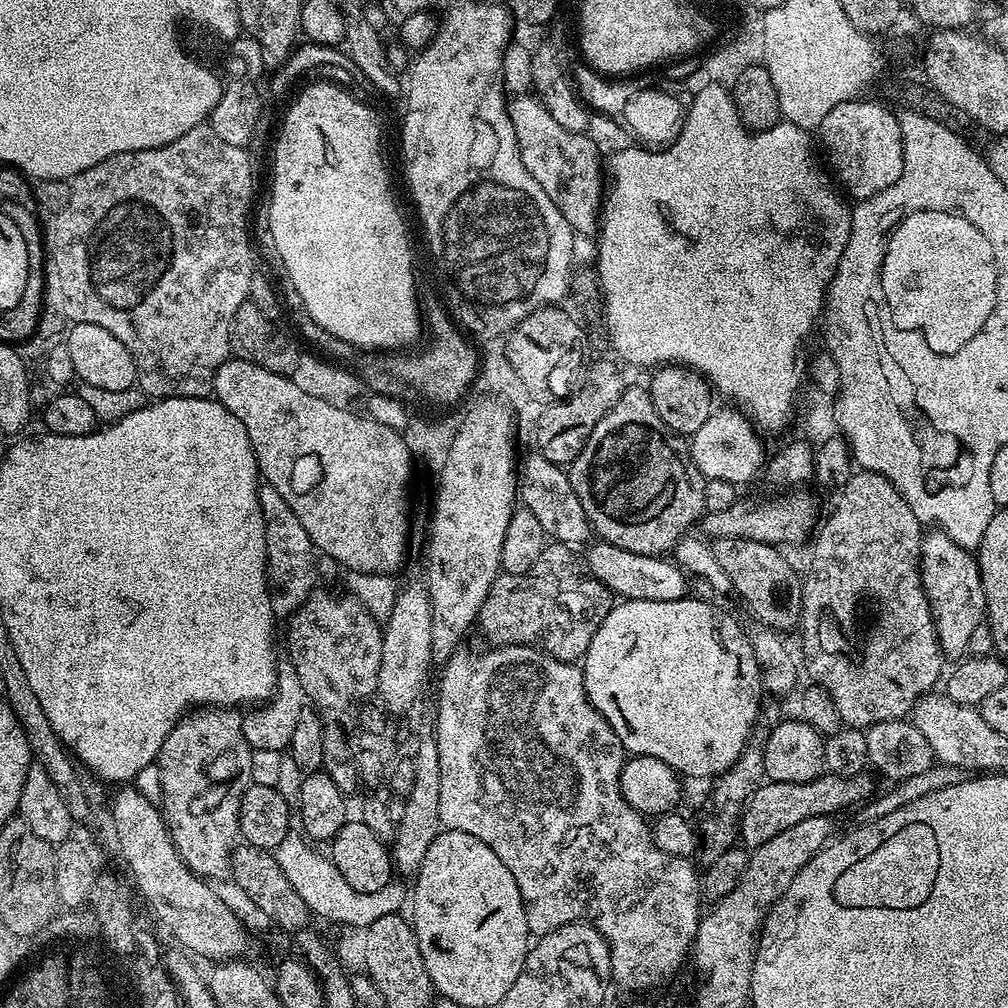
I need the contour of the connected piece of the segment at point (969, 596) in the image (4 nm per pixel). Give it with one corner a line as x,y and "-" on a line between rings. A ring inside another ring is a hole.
925,531
920,541
920,584
924,587
924,597
932,611
932,621
945,657
963,657
970,646
971,632
986,620
977,557
971,551
957,548
944,532

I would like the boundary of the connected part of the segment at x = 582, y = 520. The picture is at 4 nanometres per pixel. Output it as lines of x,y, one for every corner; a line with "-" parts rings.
539,452
523,457
517,471
517,491
523,507
534,514
549,539
569,546
582,546
591,539
592,531
585,511
561,465
550,462

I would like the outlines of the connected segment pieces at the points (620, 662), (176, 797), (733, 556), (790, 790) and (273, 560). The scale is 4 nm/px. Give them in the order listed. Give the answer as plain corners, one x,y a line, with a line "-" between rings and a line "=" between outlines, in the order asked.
685,598
674,602
621,599
619,602
613,603
609,613
606,614
589,642
589,648
583,654
584,690
588,695
588,701
595,706
598,714
602,714
602,718
614,730
614,734
619,738
625,753
632,756
658,758
684,778
687,776
715,778
732,767
735,760
742,754
753,729
761,719
760,694
762,695
762,687
758,664
755,661
750,642
747,641
741,621
736,621
732,616
723,616
714,605
707,604
704,600
692,599
=
200,706
181,716
179,722
166,734
155,767
160,767
160,800
162,815
176,853
195,876
216,882
227,877
232,862
232,850
237,847
240,830
240,799
253,783
251,756
254,749
243,736
244,716
236,708
=
722,536
711,541
714,558
722,566
726,575
733,583
733,593
744,599
744,604
749,608
751,619
764,623
779,634
786,634
800,623
800,601
802,599
802,580
792,569
792,564
783,556
779,547
767,544
761,540
747,540
741,536
=
863,771
856,776
835,776
821,774
810,782
764,782
748,800
744,812
740,816
738,836
743,847
755,850
774,834
782,834
790,826
798,826
798,822
806,822
806,818
815,816
835,817
836,812
848,808
851,804
860,806
873,795
872,780
869,773
=
267,482
260,485
260,505
266,530
266,558
268,559
268,593
273,617
287,618
300,607
300,604
317,587
316,547
310,542
298,514
286,506
286,498
274,490

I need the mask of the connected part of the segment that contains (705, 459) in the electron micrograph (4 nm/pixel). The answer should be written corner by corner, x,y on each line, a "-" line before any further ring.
717,407
712,411
710,418
706,418
706,422
691,436
692,461
705,480
721,480
743,486
747,480
761,475
766,463
766,453
764,454
764,444
760,441
761,433
747,415
735,407
727,407

